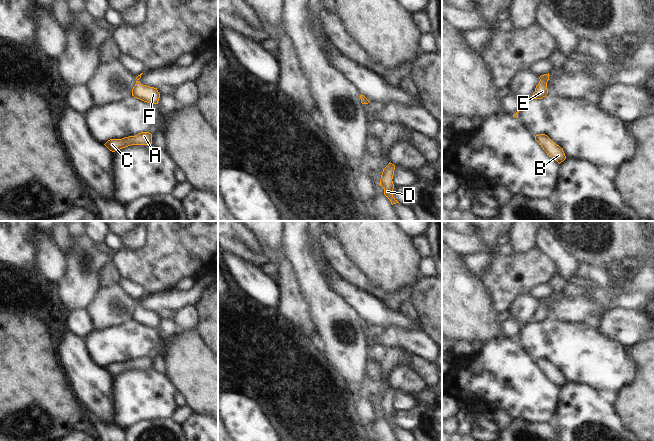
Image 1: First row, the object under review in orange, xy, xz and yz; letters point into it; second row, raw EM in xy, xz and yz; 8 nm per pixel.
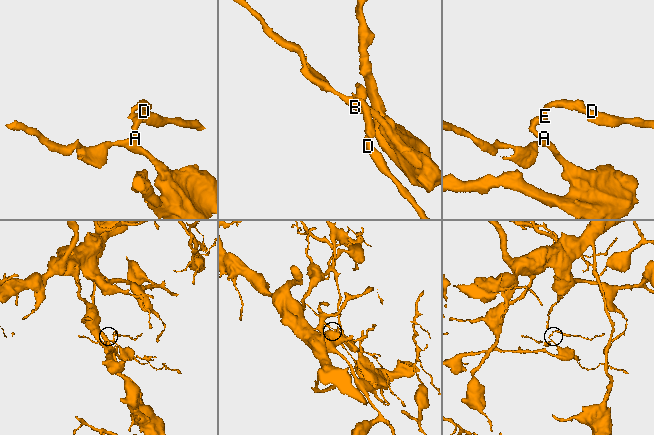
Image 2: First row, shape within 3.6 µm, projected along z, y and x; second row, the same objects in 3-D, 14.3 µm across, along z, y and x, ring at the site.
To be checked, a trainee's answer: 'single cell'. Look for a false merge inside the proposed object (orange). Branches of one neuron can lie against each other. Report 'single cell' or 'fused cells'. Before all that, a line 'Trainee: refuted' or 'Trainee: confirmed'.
Trainee: confirmed
single cell

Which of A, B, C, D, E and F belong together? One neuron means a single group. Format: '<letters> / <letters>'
A B C D E F

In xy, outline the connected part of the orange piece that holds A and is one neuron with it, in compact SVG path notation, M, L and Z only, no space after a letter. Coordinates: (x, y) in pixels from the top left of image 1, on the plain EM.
M141 356L135 360L129 360L122 363L110 363L104 369L112 376L131 369L150 369L152 368L152 358Z

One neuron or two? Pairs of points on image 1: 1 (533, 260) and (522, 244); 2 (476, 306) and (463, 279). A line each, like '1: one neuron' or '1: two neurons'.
1: two neurons
2: one neuron

